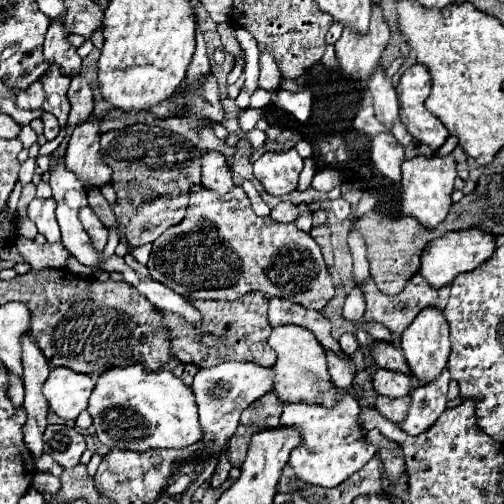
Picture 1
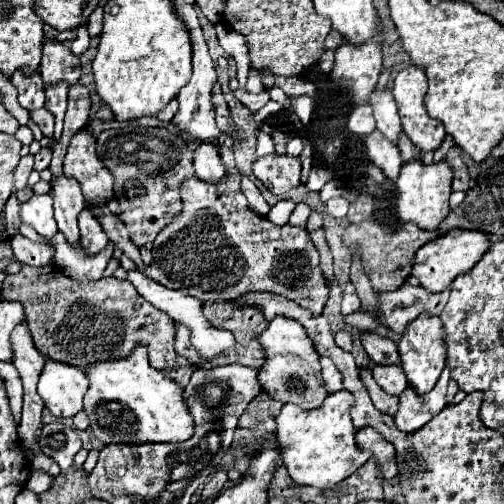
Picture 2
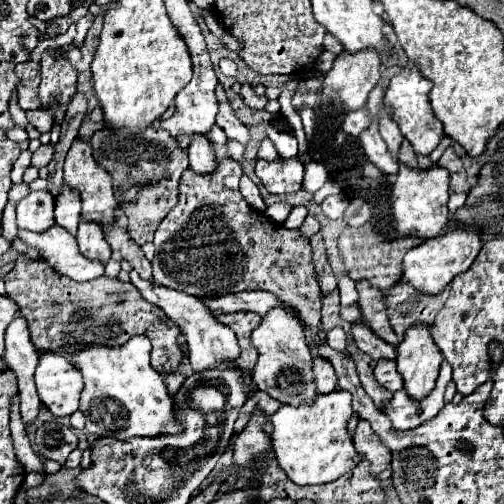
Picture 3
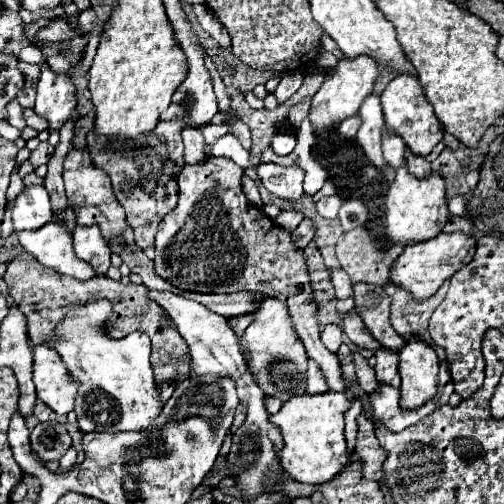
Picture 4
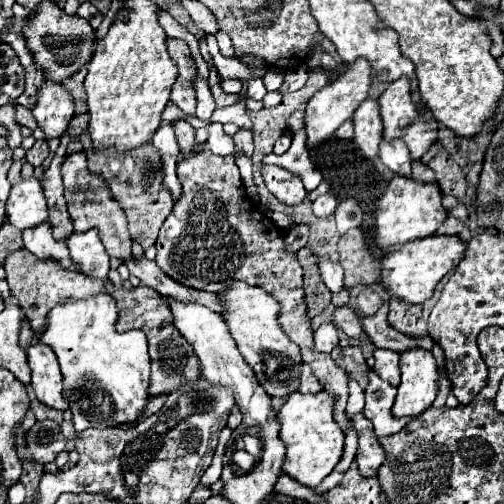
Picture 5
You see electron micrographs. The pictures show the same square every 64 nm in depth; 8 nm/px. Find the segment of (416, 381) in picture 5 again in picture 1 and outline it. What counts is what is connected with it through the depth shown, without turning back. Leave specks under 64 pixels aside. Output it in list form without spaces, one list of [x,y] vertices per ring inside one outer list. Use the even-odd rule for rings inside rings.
[[[426,308],[418,314],[418,318],[404,330],[402,338],[400,338],[400,348],[406,356],[408,368],[412,372],[412,378],[416,380],[424,380],[426,384],[436,380],[440,376],[440,372],[446,368],[446,360],[448,360],[448,350],[450,350],[450,340],[448,340],[448,322],[444,320],[442,310],[438,308]]]

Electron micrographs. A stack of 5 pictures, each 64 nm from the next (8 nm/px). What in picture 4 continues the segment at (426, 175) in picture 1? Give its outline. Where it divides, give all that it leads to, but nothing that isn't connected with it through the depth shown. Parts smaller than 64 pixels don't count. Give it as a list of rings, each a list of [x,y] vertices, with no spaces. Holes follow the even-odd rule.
[[[406,168],[396,170],[396,178],[390,184],[384,200],[384,236],[392,244],[414,244],[424,242],[440,234],[442,226],[450,220],[446,208],[446,194],[444,194],[444,180],[440,174],[432,174],[428,178],[414,178]]]

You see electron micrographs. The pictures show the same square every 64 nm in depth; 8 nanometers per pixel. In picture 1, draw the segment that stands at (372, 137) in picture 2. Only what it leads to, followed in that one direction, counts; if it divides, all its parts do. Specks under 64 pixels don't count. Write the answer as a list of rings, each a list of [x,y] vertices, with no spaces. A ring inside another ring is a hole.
[[[376,134],[370,138],[370,158],[376,170],[390,178],[392,182],[400,182],[400,164],[404,160],[404,148],[390,134]]]

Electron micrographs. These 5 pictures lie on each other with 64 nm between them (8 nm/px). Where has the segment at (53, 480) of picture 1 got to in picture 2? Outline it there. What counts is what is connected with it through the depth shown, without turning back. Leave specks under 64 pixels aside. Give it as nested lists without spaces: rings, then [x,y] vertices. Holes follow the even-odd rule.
[[[32,470],[30,478],[26,482],[26,488],[32,490],[32,492],[36,492],[36,494],[40,494],[40,492],[48,490],[50,484],[52,484],[52,476],[48,476],[44,470]]]

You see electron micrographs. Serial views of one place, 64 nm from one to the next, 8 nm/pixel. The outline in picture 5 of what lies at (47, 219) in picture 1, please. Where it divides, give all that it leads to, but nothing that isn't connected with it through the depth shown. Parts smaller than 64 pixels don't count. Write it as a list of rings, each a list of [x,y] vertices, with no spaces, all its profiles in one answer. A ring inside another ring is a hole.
[[[20,178],[12,186],[6,200],[6,216],[18,230],[38,226],[46,220],[48,210],[38,178]]]

